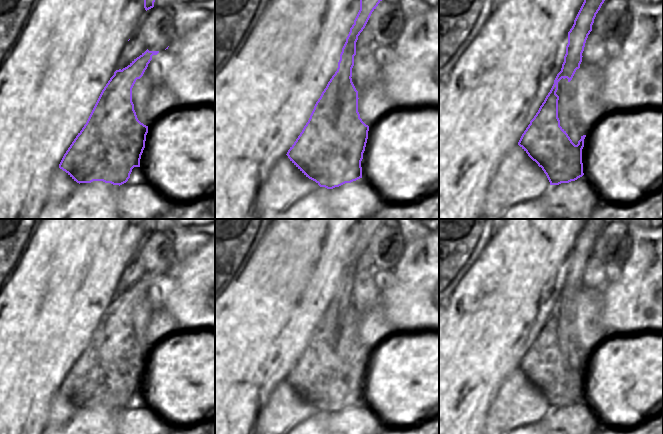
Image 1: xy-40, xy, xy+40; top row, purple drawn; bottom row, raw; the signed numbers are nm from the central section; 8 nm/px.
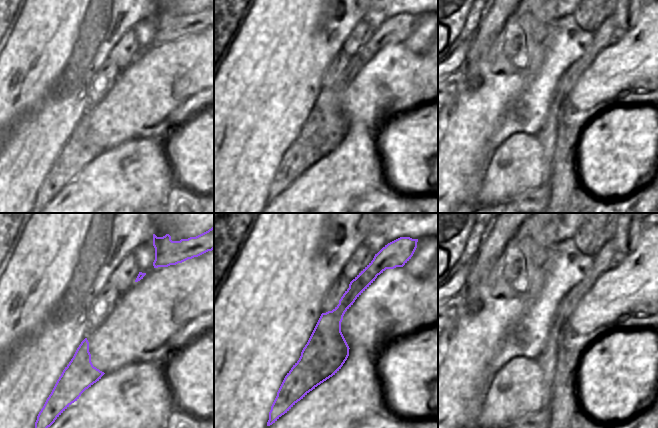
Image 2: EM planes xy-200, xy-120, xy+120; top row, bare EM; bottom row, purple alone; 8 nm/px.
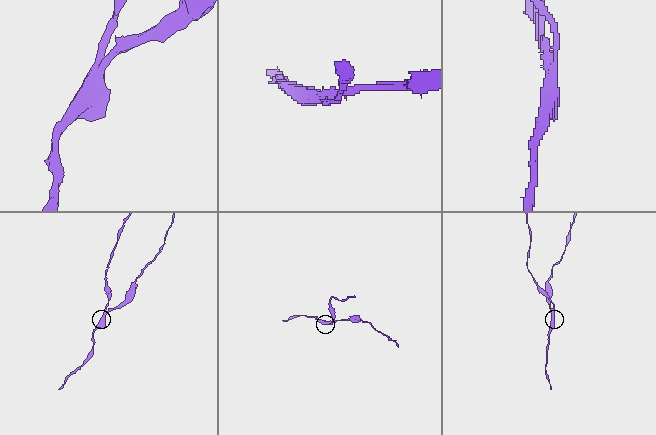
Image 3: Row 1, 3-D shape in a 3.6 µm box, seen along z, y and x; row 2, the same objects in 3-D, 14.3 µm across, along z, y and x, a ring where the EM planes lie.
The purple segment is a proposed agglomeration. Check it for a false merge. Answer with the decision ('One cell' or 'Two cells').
Two cells.

